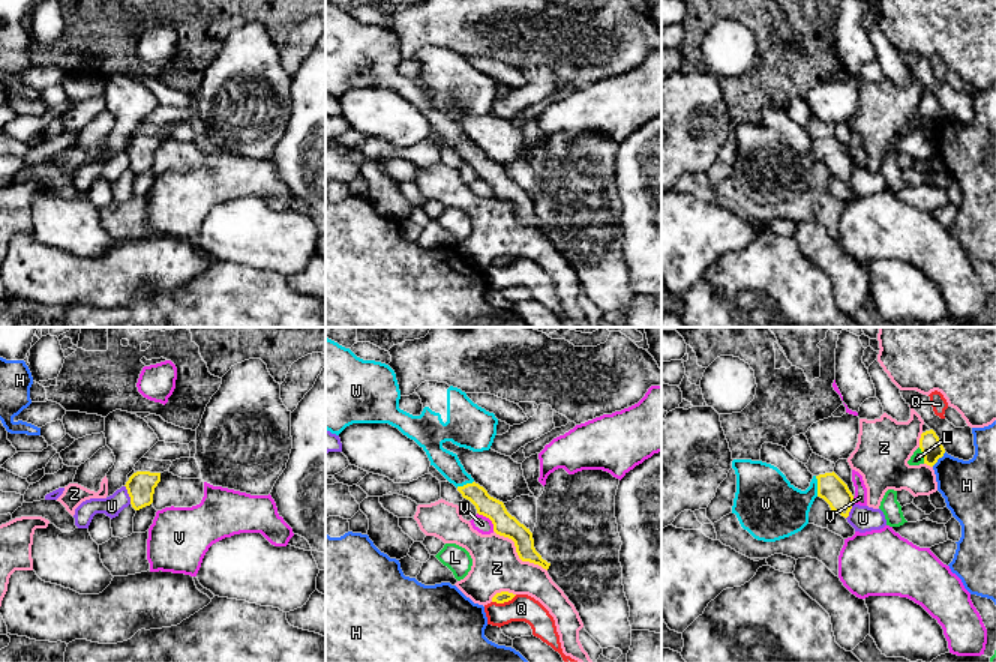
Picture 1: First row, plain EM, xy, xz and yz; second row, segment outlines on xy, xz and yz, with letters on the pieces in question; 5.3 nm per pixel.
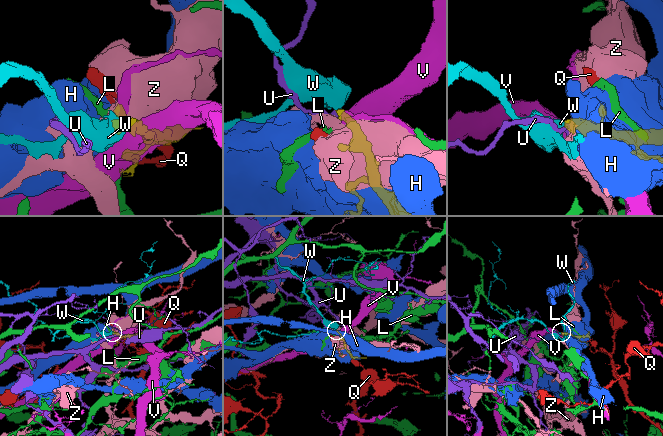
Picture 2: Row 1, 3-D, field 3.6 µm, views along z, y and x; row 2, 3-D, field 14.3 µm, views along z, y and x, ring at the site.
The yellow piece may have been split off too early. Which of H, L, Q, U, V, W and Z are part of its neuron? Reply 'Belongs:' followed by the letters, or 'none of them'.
Belongs: W

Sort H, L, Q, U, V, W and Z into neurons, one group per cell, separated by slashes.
H / L / Q / U / V / W / Z

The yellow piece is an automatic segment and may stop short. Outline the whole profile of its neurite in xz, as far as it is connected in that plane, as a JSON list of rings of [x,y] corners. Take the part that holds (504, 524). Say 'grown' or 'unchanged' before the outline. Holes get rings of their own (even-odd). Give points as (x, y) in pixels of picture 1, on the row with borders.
grown | [[[326,338],[326,429],[339,435],[352,423],[388,423],[398,428],[426,452],[430,465],[476,506],[478,515],[492,521],[496,534],[514,542],[522,561],[548,570],[550,563],[536,551],[530,528],[474,482],[456,453],[442,447],[452,441],[472,452],[489,450],[496,435],[495,414],[447,383],[424,381],[416,393],[423,404],[420,416],[399,408],[400,390],[388,365],[363,360]]]

